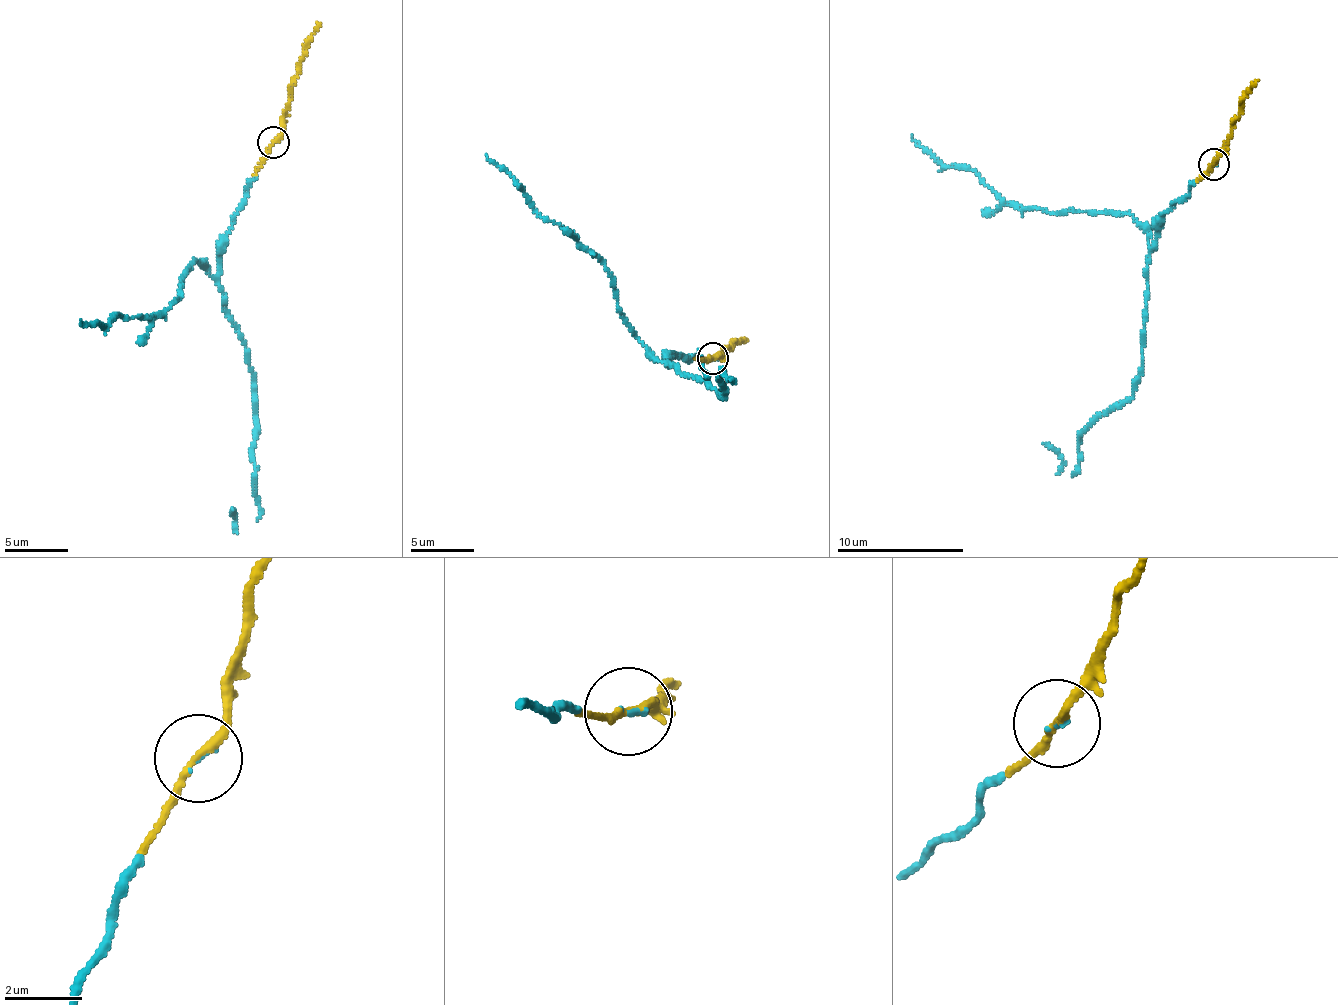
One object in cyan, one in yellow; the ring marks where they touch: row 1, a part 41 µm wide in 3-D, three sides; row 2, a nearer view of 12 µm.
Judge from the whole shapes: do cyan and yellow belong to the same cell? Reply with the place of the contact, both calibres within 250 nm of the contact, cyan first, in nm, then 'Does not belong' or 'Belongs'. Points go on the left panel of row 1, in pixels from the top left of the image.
Place: (273, 142). Thickness 100 nm (cyan) against 180 nm. Belongs

